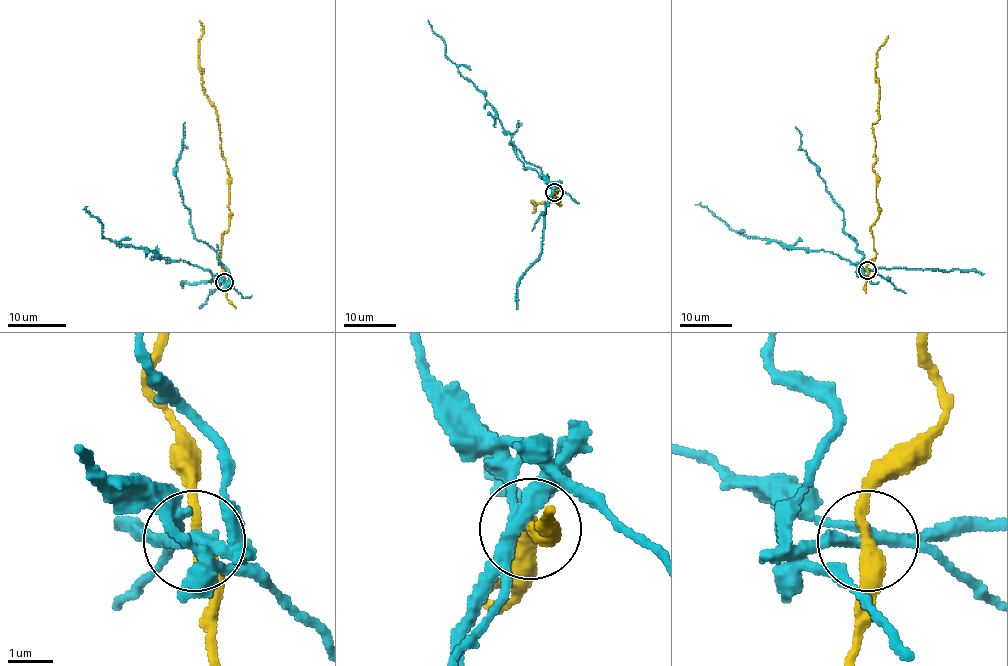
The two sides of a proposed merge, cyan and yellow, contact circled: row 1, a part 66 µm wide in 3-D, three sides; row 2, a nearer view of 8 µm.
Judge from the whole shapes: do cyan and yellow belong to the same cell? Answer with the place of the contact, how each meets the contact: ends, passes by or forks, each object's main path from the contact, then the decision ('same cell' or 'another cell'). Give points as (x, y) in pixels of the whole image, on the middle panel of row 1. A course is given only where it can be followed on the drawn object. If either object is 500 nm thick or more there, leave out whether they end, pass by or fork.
place (554, 192); cyan forks; yellow passes by; course cyan (554, 192), (542, 171), (528, 163), (511, 140), (495, 109), (447, 58), (445, 42), (428, 20); course yellow (554, 192), (550, 201), (553, 196), (559, 204), (556, 197), (546, 204), (532, 200), (532, 213); another cell

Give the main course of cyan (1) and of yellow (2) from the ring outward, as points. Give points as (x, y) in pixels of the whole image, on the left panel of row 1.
1: (224, 282), (188, 262), (166, 259), (105, 238), (102, 224), (83, 209)
2: (224, 282), (220, 263), (222, 234), (230, 221), (228, 170), (215, 106), (204, 93), (199, 20)

